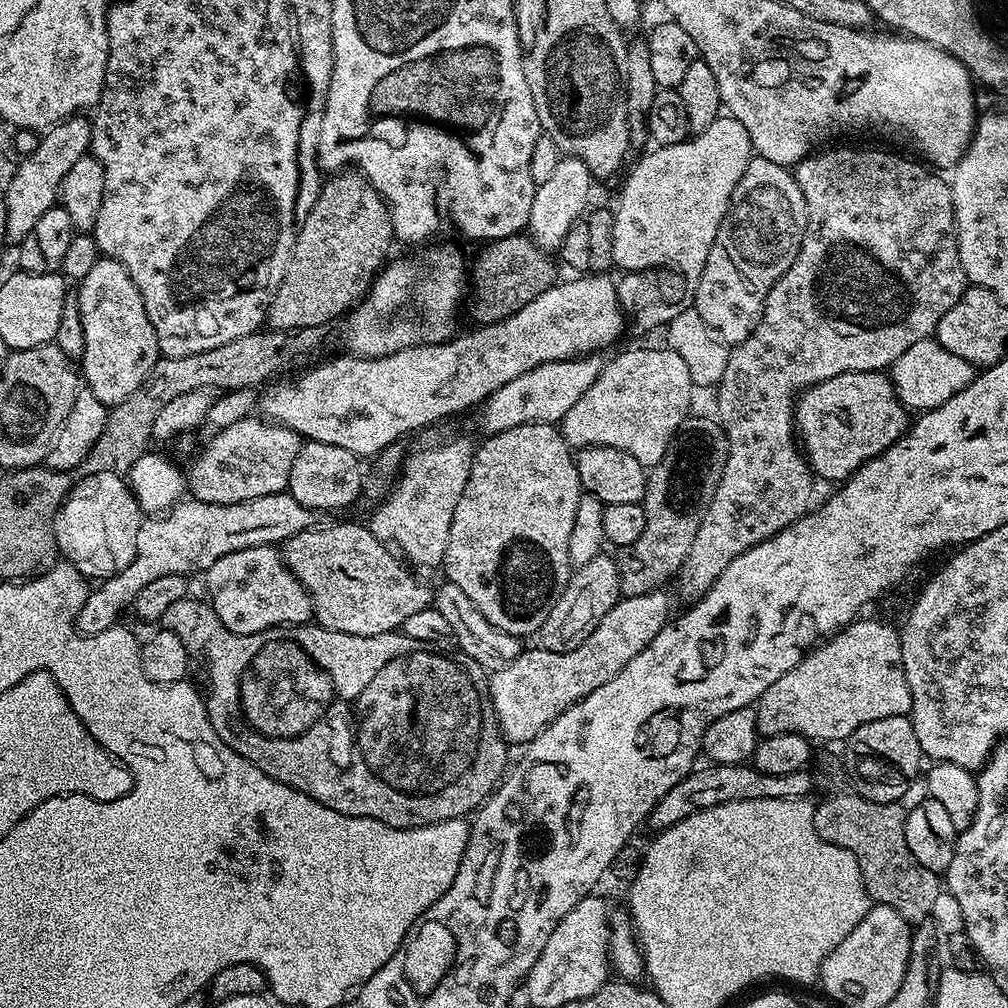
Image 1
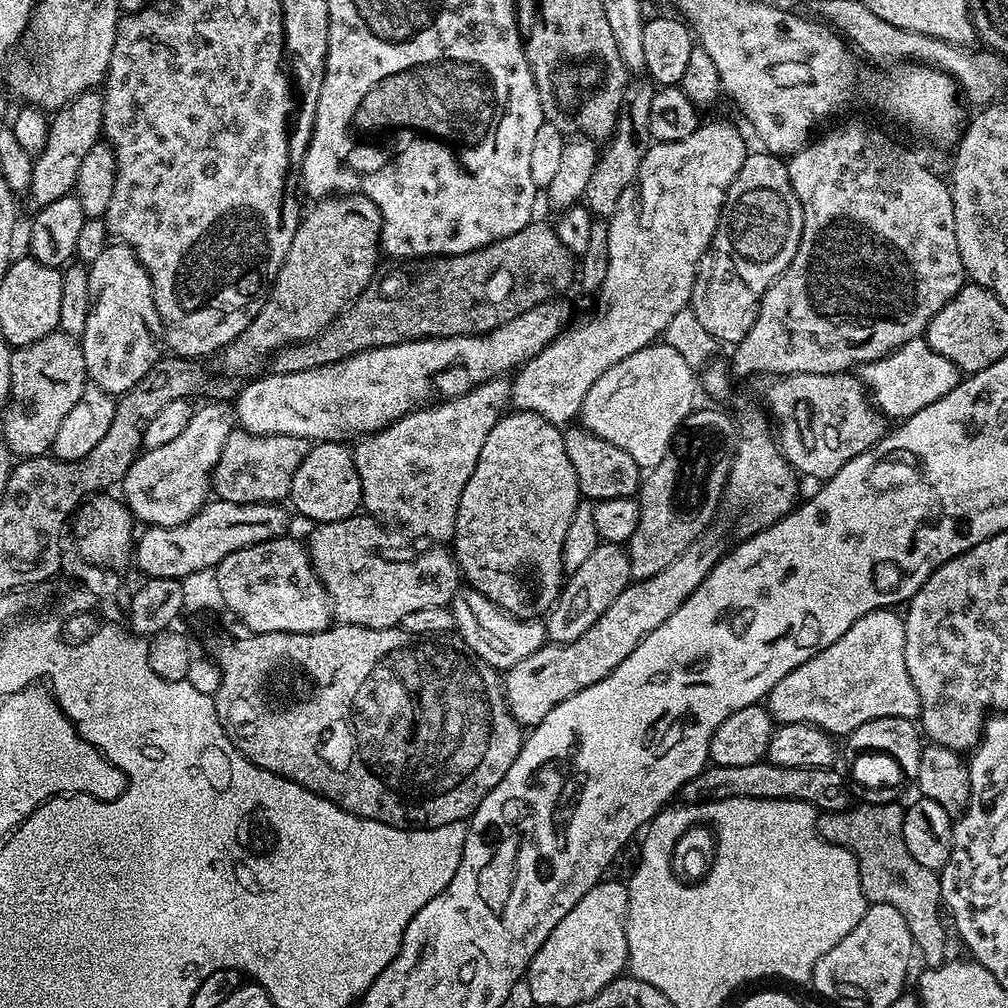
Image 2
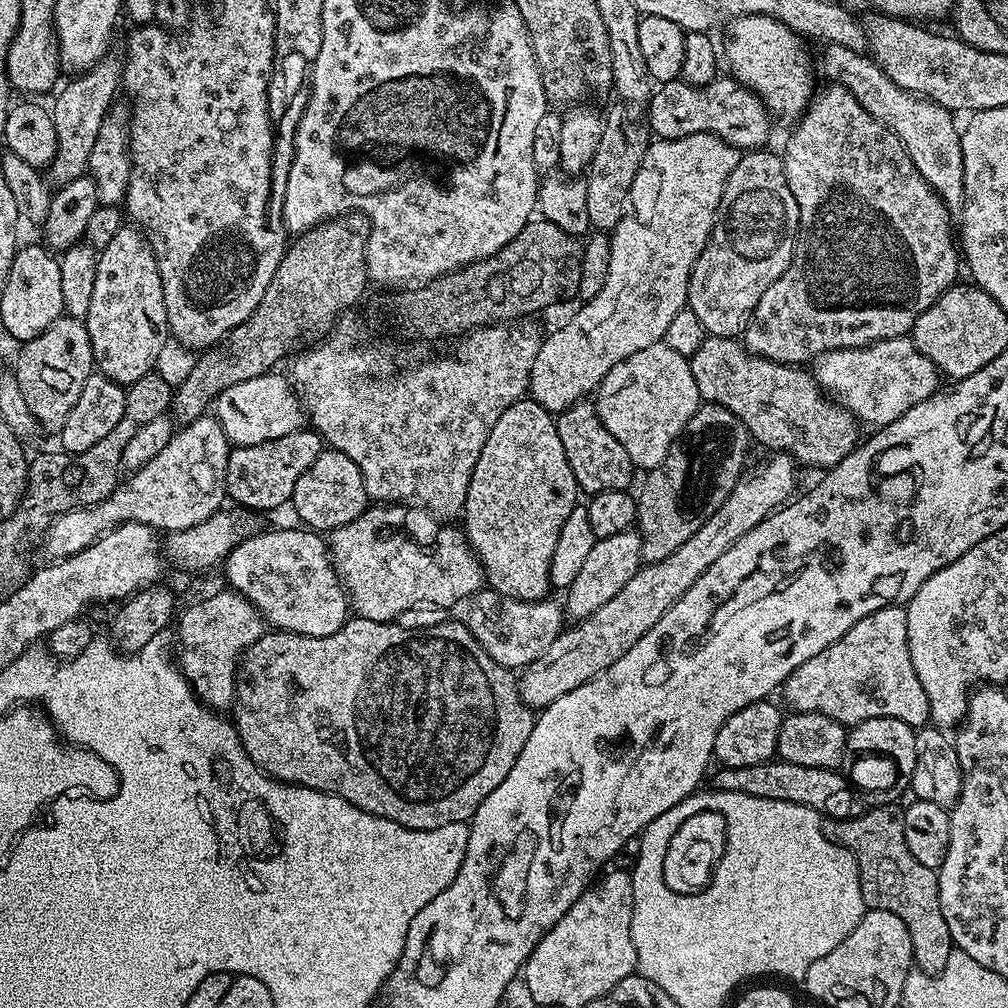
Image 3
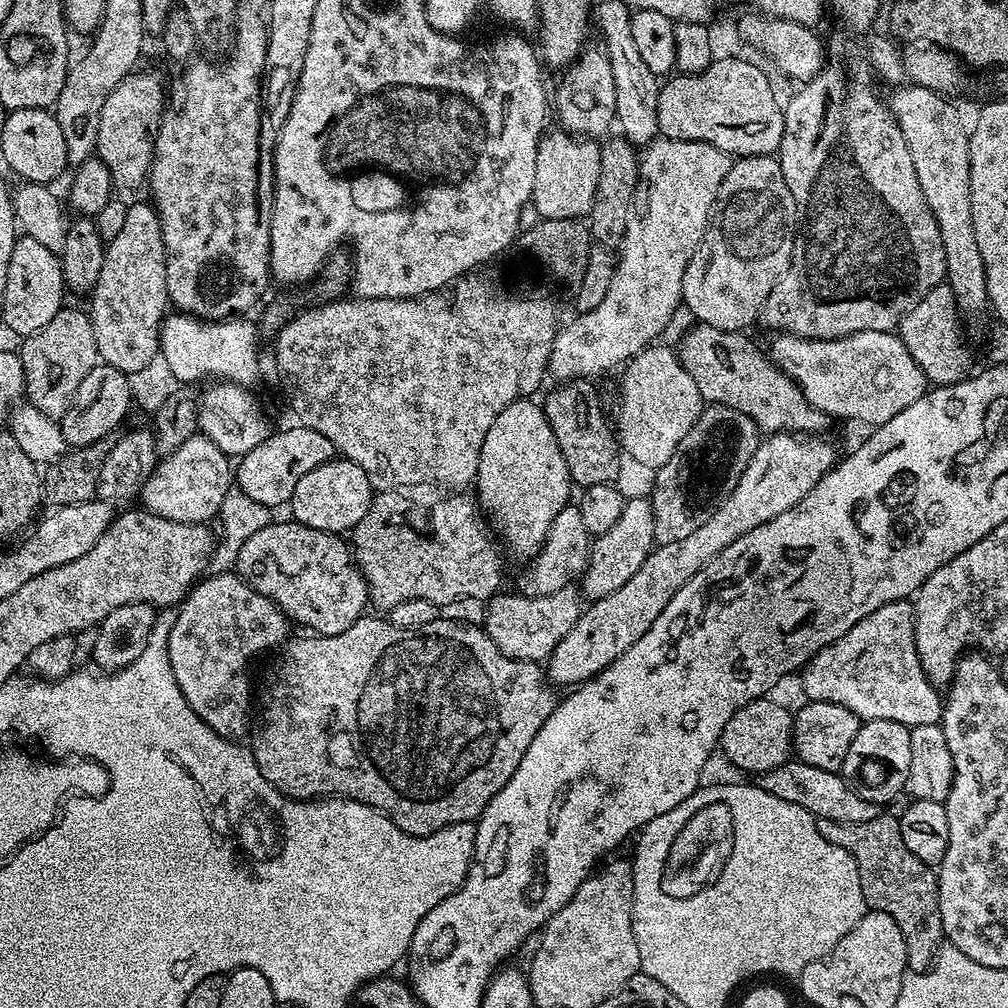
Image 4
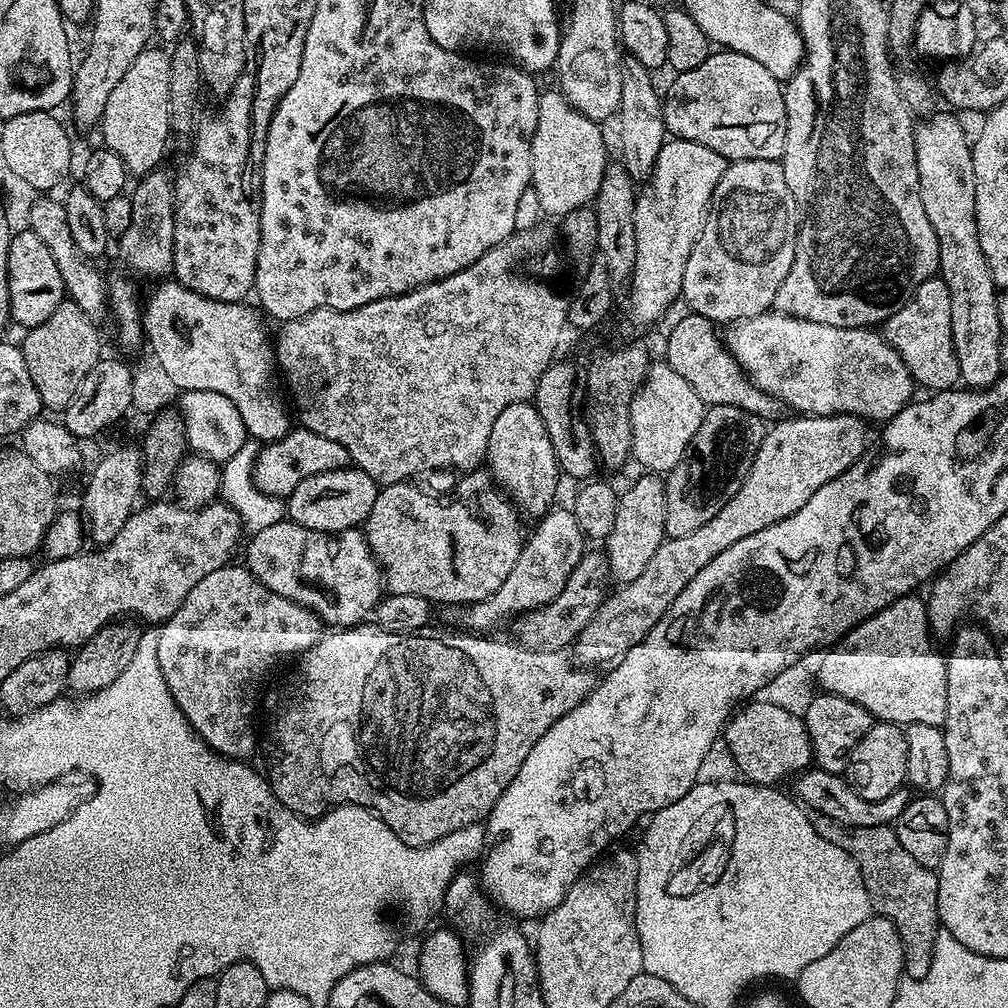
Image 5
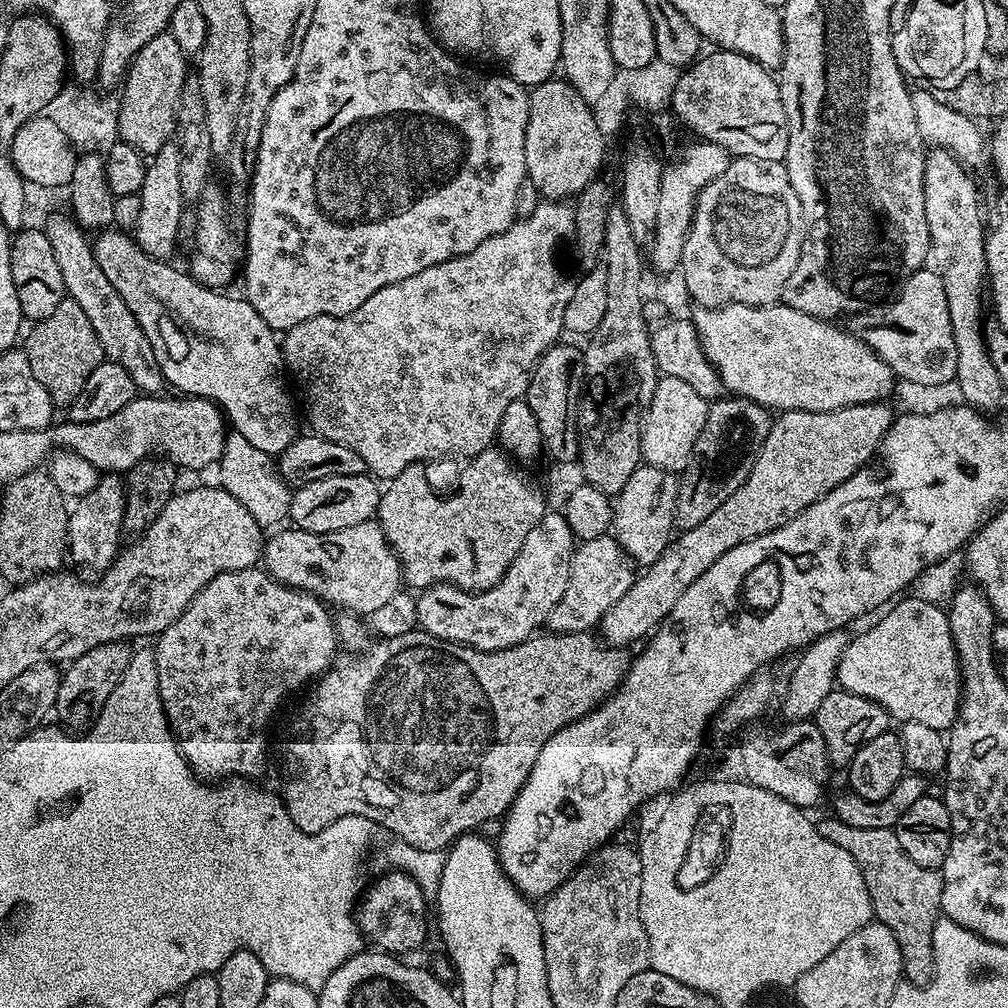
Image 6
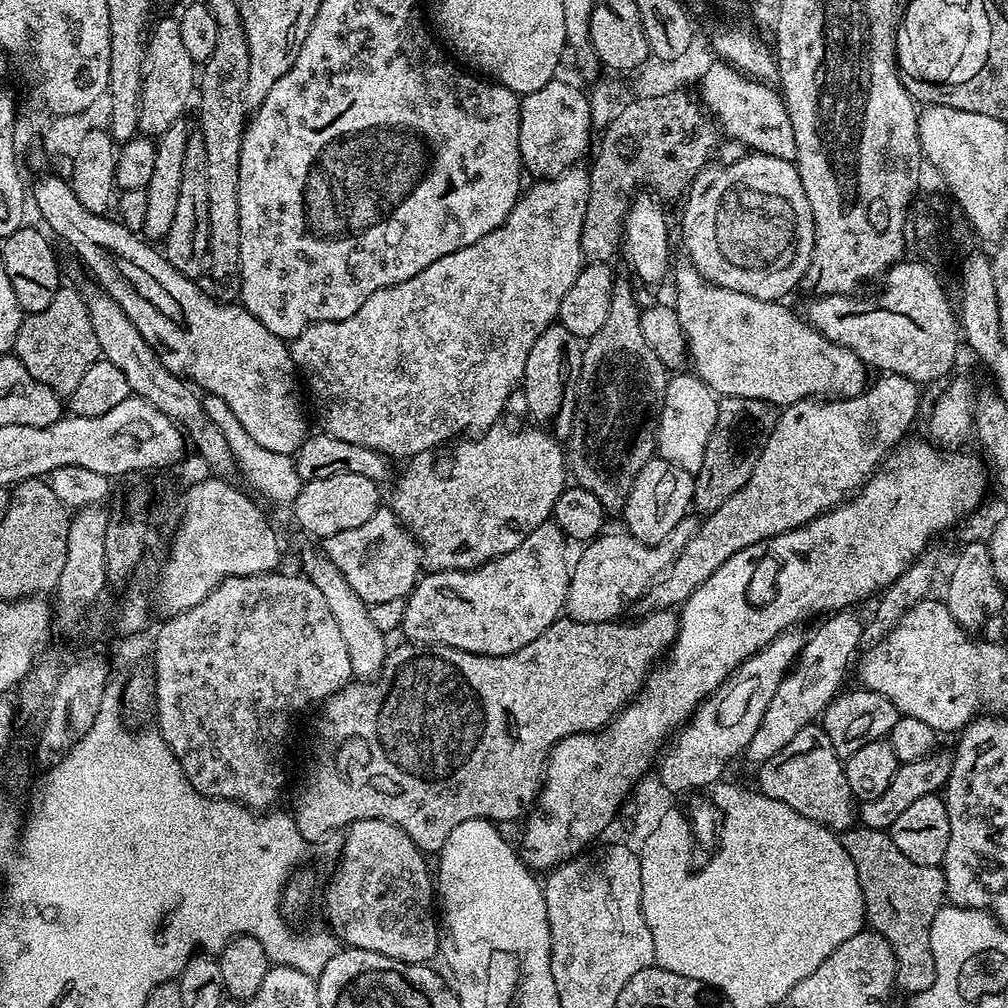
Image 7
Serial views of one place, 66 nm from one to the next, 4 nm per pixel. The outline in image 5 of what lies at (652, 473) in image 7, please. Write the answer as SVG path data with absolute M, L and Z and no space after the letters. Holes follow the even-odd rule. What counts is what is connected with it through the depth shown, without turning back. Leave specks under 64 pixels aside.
M640 474L625 492L619 493L618 515L614 517L614 530L606 541L608 571L617 585L629 584L654 558L654 550L662 546L666 538L666 490L663 479L656 474Z

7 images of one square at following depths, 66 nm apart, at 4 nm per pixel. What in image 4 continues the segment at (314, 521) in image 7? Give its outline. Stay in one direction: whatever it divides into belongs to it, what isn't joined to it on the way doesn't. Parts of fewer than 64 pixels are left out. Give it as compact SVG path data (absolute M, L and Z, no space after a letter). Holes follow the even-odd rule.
M333 458L322 466L314 466L314 470L310 470L310 474L304 475L298 486L294 486L290 516L296 523L305 524L314 530L348 534L358 522L362 522L373 499L374 489L370 478L366 478L366 470L349 460Z

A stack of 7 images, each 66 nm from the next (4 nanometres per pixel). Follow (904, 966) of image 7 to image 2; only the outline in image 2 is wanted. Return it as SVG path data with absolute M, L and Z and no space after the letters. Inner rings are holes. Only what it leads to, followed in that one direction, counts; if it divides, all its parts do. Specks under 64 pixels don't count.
M860 804L849 806L843 812L820 812L816 817L816 829L820 831L820 837L832 844L840 844L846 850L854 854L858 862L858 874L862 882L864 896L874 904L894 906L902 918L910 926L910 934L915 951L925 960L929 969L939 968L945 963L944 951L948 948L948 936L944 933L944 924L940 921L942 916L942 901L940 898L940 877L937 872L930 870L906 850L906 842L902 834L902 822L904 821L904 808L896 804Z

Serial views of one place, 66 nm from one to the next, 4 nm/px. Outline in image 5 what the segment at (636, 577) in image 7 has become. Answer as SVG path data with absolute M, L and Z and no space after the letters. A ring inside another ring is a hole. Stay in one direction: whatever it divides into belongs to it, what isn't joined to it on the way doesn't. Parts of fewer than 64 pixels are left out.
M585 551L578 566L574 566L574 574L570 574L562 594L558 594L554 602L515 617L515 639L525 648L545 648L551 652L559 652L575 645L578 634L586 630L590 618L594 618L598 606L603 602L609 587L607 584L610 584L607 555L603 551Z

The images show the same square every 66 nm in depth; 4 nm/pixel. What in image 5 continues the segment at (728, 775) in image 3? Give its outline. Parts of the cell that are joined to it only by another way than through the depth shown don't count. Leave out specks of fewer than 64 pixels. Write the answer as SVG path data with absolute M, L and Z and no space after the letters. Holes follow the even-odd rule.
M809 766L804 771L796 773L791 784L791 795L809 813L815 814L816 816L834 818L834 822L838 822L842 826L850 826L851 828L854 826L895 825L896 820L902 814L902 810L906 810L910 799L909 789L901 786L895 788L889 796L881 800L863 800L843 775L827 772L815 766Z

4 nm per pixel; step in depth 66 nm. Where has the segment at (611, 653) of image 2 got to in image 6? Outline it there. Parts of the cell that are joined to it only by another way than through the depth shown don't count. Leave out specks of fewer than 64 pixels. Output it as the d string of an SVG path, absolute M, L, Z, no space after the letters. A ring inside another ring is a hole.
M881 402L829 412L780 412L773 419L770 434L746 482L742 482L706 522L685 528L672 539L663 554L633 579L630 590L606 610L598 625L604 643L629 646L635 640L651 637L670 610L674 610L674 602L686 594L690 582L706 574L726 550L734 550L734 546L742 546L742 542L750 542L750 538L778 530L778 526L802 514L819 496L825 496L864 467L880 449L882 438L892 425L894 412L888 406Z

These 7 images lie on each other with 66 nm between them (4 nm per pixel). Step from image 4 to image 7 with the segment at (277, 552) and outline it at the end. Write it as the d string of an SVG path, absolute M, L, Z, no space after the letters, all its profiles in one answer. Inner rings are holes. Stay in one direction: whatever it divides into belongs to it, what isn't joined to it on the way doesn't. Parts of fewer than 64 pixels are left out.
M388 506L377 508L370 522L362 522L362 526L354 526L354 530L342 530L338 534L327 537L323 541L322 548L332 559L334 566L342 572L346 582L354 586L354 594L358 594L358 598L362 598L369 606L394 599L405 599L422 575L422 549Z

